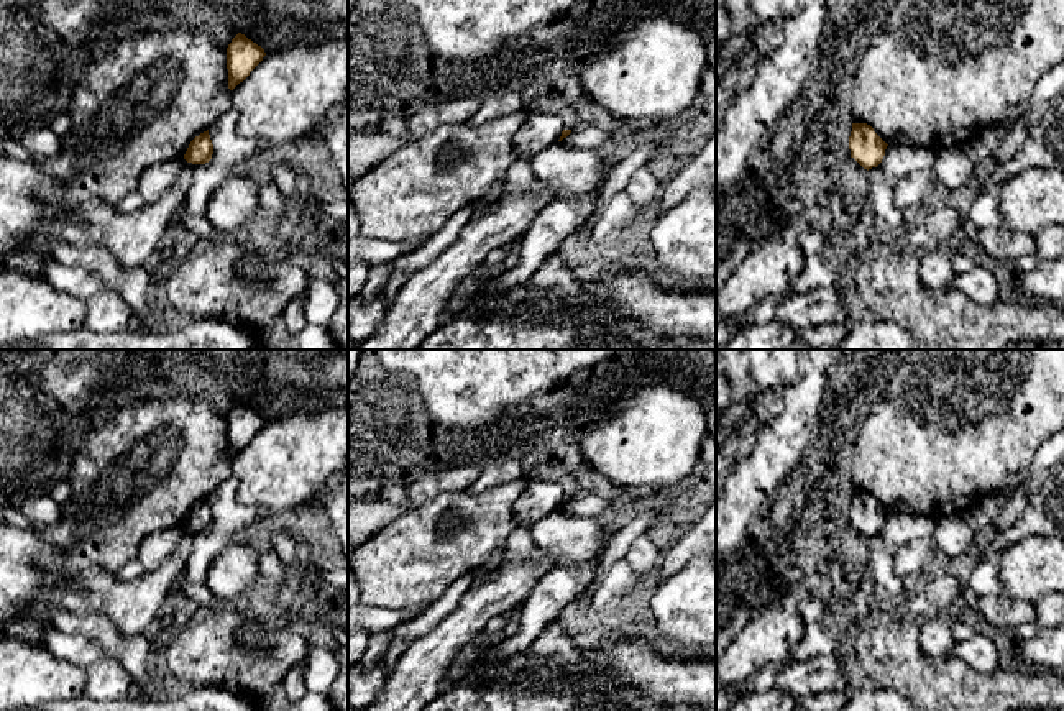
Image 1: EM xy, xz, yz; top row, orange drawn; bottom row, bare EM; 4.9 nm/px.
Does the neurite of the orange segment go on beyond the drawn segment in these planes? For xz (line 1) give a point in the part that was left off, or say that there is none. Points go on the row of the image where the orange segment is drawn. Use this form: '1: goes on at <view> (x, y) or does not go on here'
1: does not go on here

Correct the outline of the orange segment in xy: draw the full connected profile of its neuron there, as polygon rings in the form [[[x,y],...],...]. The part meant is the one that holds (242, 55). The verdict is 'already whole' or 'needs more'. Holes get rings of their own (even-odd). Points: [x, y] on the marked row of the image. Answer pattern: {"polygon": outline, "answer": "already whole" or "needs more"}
{"polygon": [[[238,33],[227,48],[228,89],[243,82],[264,56],[261,46]]], "answer": "already whole"}

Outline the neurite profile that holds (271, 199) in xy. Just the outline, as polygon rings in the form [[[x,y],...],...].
[[[268,181],[261,184],[259,205],[273,215],[281,217],[289,207],[289,197],[284,195],[271,181]]]

